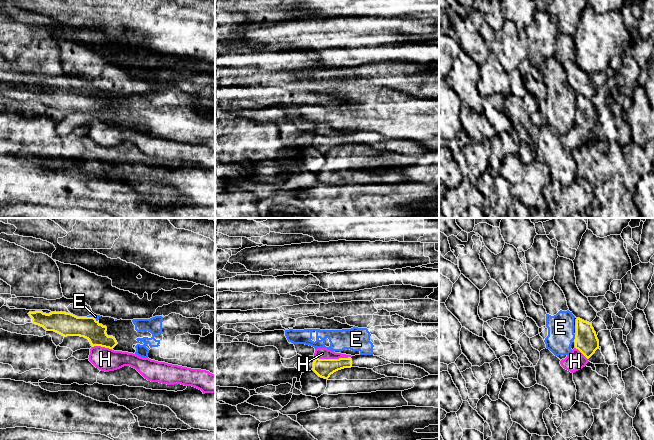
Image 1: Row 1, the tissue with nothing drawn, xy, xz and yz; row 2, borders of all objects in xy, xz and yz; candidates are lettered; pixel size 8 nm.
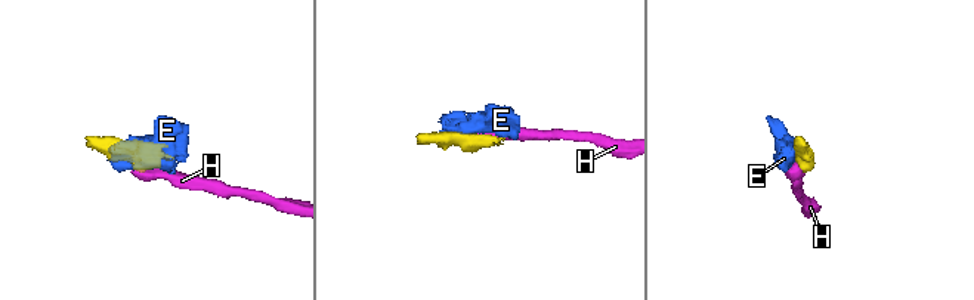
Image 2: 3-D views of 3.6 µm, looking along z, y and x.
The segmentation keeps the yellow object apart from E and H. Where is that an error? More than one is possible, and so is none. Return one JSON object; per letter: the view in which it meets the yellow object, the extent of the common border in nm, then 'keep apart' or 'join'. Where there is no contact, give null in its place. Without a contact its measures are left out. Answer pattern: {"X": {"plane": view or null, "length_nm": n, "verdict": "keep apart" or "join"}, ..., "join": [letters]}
{"E": {"plane": "yz", "length_nm": 30, "verdict": "keep apart"}, "H": {"plane": "xz", "length_nm": 280, "verdict": "keep apart"}, "join": []}

